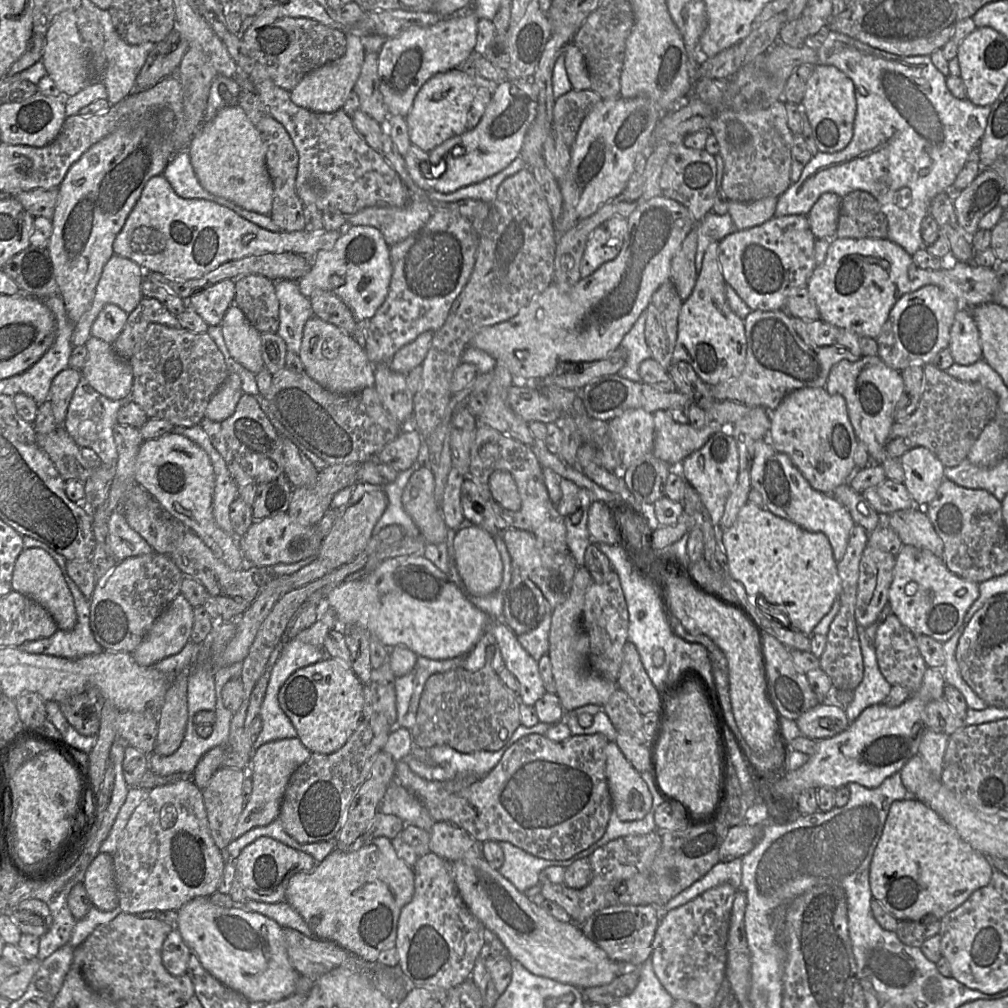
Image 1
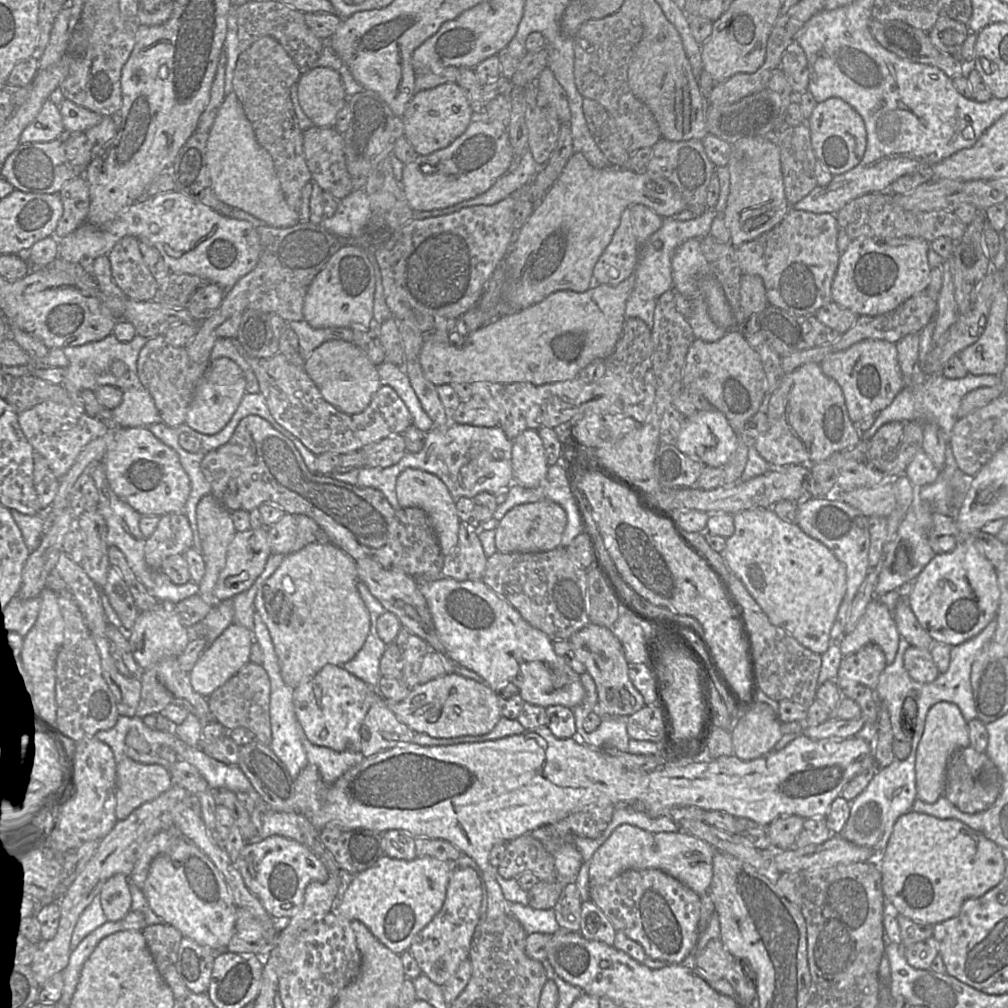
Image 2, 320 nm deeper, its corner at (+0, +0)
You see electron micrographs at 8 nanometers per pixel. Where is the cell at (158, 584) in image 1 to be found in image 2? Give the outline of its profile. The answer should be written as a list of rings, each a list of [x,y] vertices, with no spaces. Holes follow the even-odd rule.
[[[169,513],[160,517],[153,534],[146,540],[144,557],[153,570],[161,570],[165,559],[184,555],[193,547],[193,533],[184,513]]]

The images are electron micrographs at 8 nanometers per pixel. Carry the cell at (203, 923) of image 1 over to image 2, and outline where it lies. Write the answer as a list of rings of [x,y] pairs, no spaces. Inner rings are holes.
[[[178,838],[178,840],[176,846],[171,846],[167,852],[158,855],[151,862],[142,891],[152,911],[166,924],[179,930],[184,937],[207,946],[215,952],[226,951],[234,934],[237,906],[222,874],[214,863],[186,838]]]

